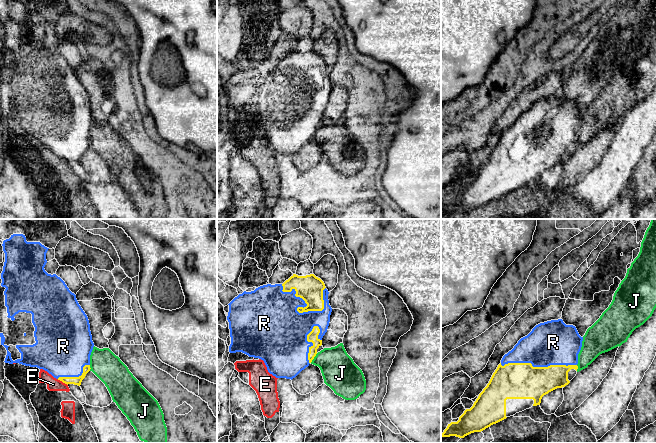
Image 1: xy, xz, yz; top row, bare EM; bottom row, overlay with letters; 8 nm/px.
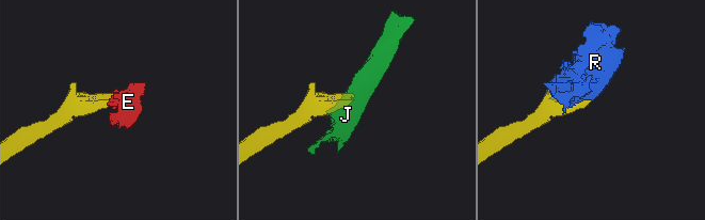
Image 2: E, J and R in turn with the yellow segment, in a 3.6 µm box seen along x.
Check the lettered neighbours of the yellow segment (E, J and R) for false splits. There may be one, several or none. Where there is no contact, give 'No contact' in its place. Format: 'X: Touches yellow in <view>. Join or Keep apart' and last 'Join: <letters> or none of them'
E: Touches yellow in xy. Keep apart
J: Touches yellow in xz. Keep apart
R: Touches yellow in xz. Join
Join: R

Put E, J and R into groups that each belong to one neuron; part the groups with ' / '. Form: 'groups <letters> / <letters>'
groups E / J / R

